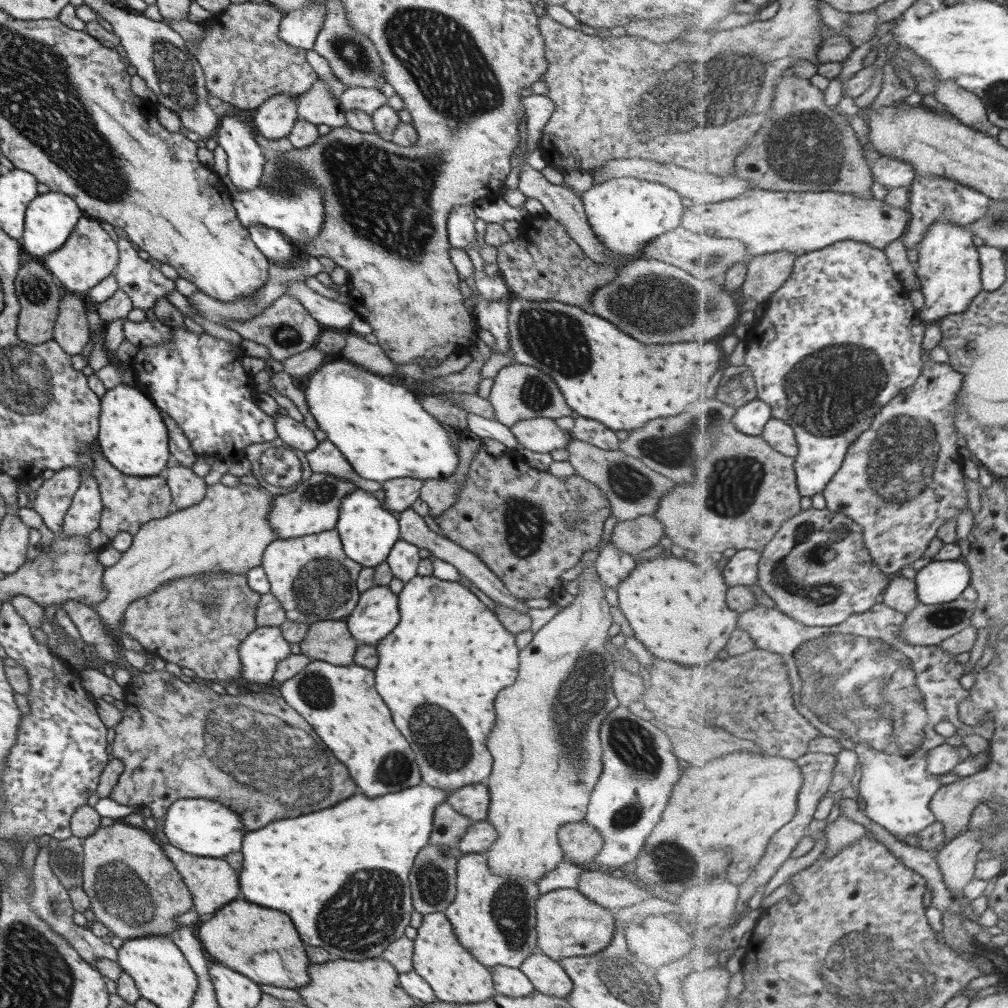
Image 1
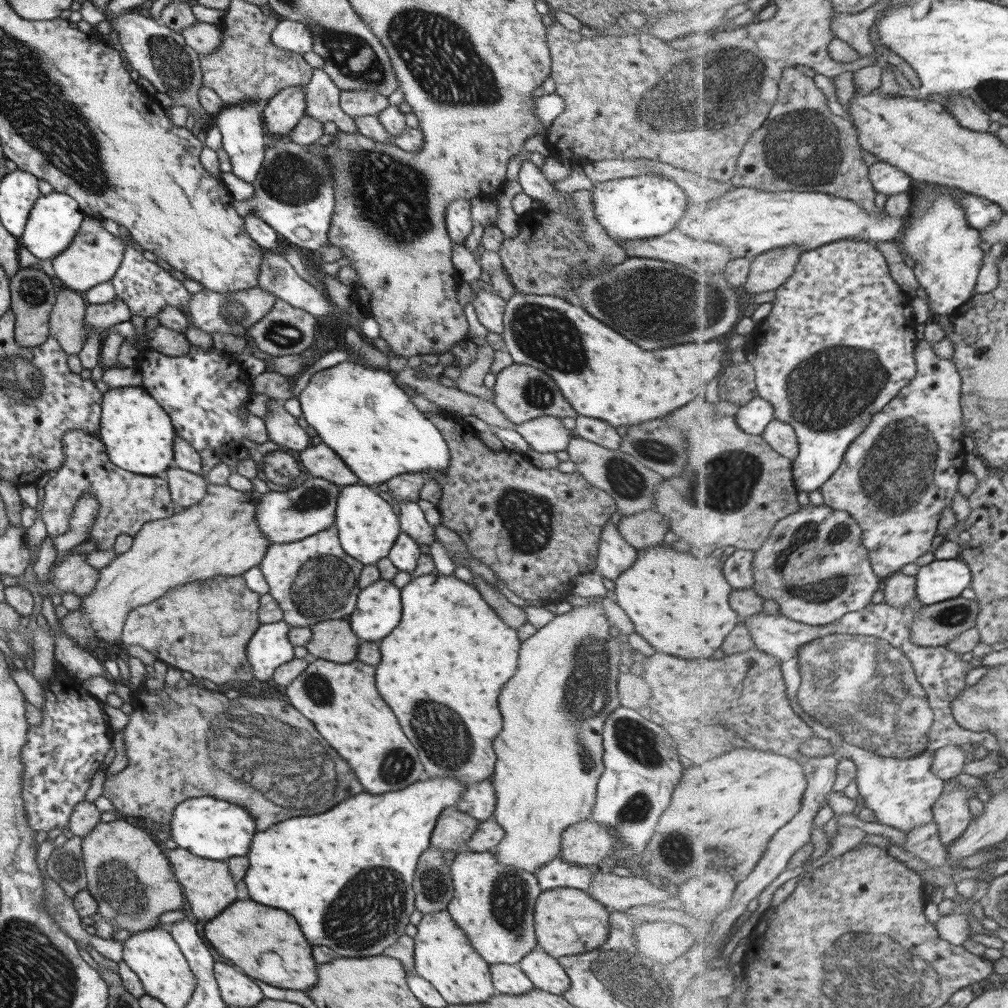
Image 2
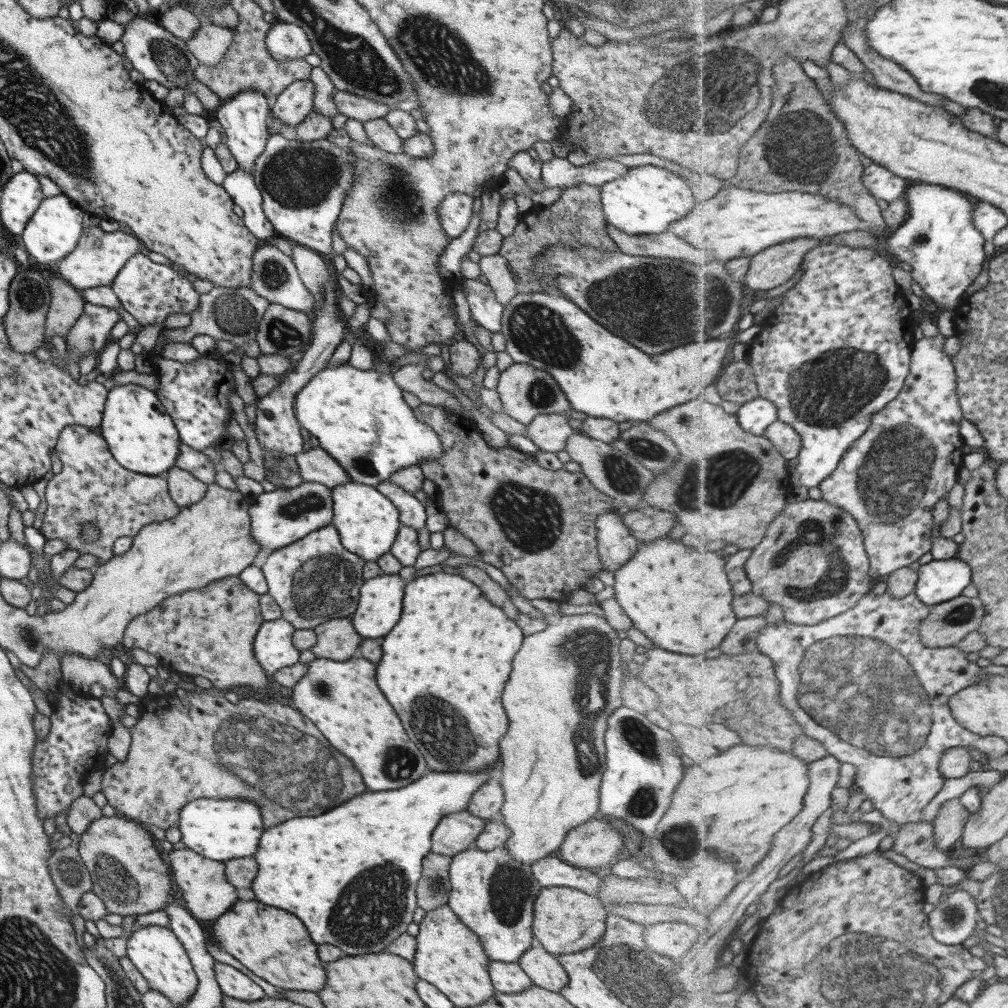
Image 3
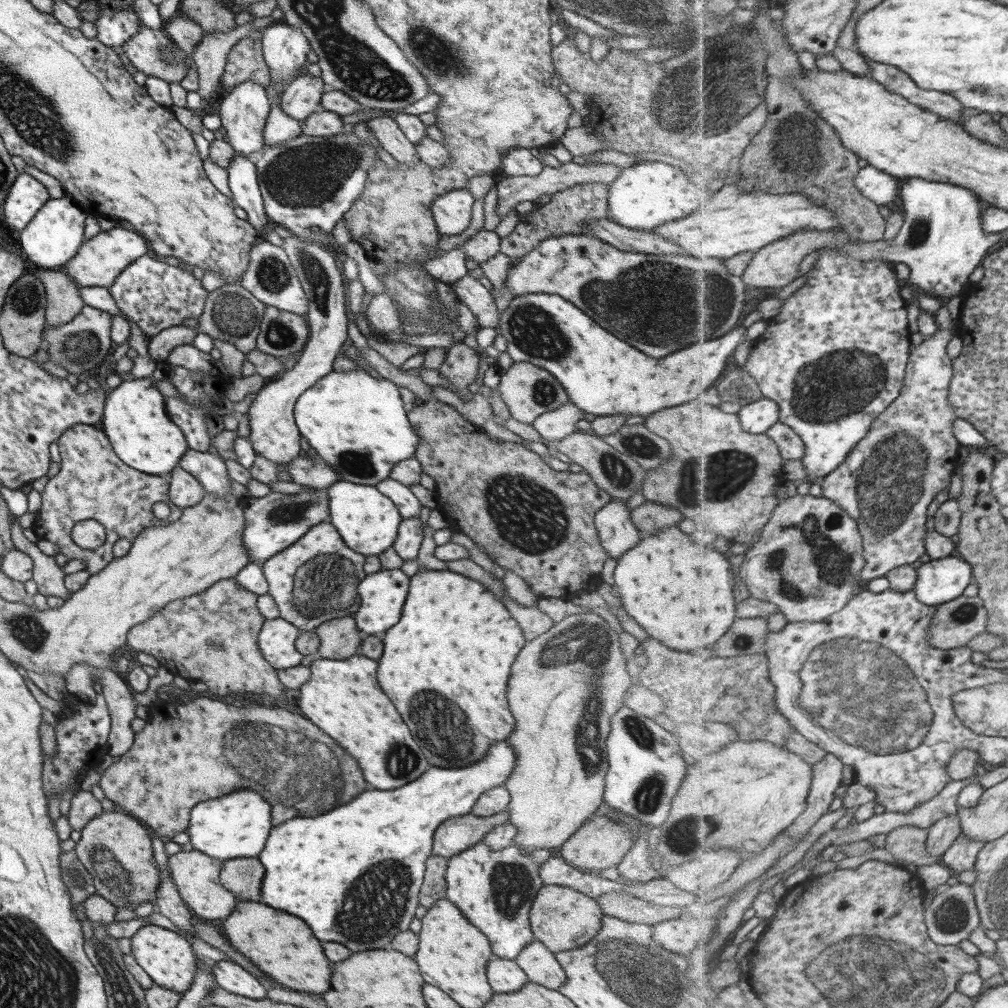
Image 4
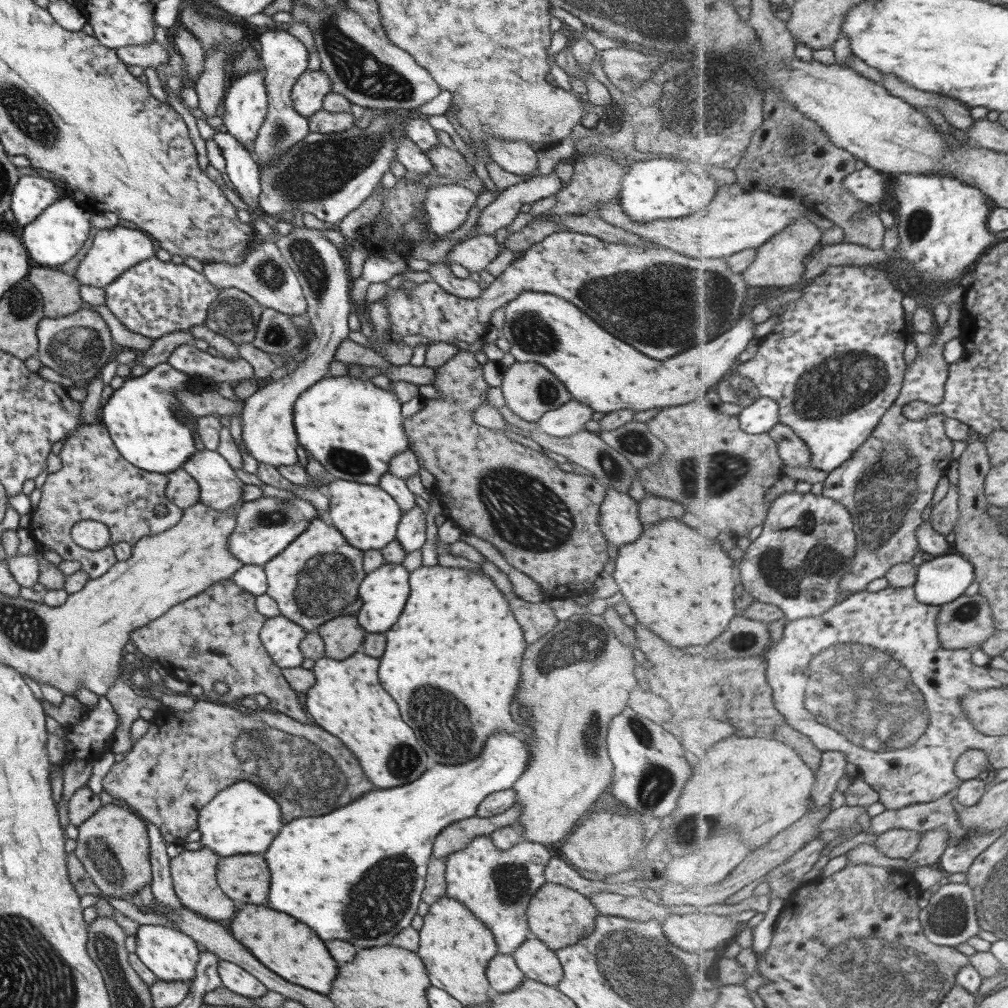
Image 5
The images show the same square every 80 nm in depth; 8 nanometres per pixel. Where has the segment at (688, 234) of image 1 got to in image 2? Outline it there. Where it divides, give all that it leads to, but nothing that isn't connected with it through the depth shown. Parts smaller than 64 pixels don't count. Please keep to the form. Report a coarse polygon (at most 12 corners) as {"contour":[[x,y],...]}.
{"contour":[[678,226],[656,237],[625,241],[627,257],[724,272],[732,253],[695,242]]}

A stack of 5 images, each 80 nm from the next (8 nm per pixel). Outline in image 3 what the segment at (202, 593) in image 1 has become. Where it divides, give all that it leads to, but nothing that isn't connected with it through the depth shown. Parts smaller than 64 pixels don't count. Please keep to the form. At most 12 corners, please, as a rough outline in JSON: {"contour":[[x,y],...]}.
{"contour":[[238,576],[165,598],[122,645],[211,691],[289,705],[252,642],[259,596]]}

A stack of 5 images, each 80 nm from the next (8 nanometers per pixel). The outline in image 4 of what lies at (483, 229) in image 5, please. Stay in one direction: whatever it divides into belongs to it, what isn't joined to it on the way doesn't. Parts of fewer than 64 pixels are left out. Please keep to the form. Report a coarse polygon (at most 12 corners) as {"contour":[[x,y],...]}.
{"contour":[[572,161],[497,182],[496,215],[575,183],[607,183],[621,168]]}

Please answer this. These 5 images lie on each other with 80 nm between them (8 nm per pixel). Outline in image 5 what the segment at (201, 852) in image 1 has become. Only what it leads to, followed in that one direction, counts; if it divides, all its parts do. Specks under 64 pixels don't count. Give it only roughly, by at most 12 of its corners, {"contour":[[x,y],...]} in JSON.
{"contour":[[249,781],[220,790],[195,819],[218,858],[265,852],[276,800]]}

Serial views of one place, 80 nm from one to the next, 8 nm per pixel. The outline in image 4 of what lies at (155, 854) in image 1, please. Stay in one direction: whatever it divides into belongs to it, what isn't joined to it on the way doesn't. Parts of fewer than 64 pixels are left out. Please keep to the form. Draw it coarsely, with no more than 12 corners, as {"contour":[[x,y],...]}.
{"contour":[[91,818],[74,846],[96,894],[118,910],[156,899],[150,830]]}

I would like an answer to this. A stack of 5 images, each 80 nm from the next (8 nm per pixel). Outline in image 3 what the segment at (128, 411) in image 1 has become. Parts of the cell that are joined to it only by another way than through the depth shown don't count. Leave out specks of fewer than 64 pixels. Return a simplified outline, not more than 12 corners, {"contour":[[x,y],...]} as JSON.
{"contour":[[153,391],[106,393],[97,432],[123,468],[162,476],[180,438]]}

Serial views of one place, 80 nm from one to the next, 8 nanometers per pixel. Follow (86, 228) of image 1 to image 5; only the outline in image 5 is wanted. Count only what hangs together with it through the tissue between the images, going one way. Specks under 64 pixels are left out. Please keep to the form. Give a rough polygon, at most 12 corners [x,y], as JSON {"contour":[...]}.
{"contour":[[120,225],[97,230],[77,264],[80,285],[103,288],[155,256],[152,240]]}

